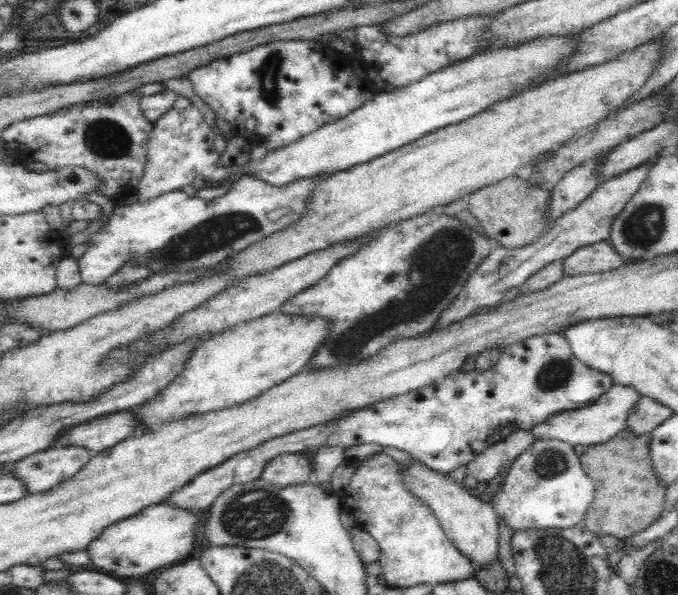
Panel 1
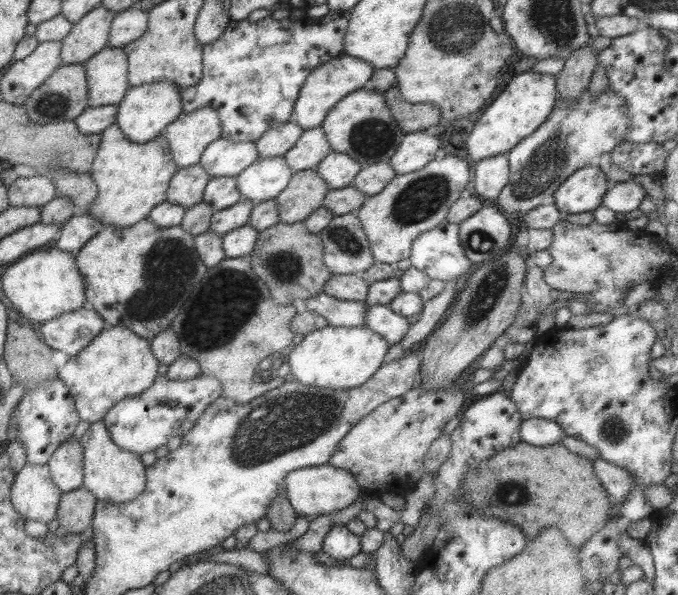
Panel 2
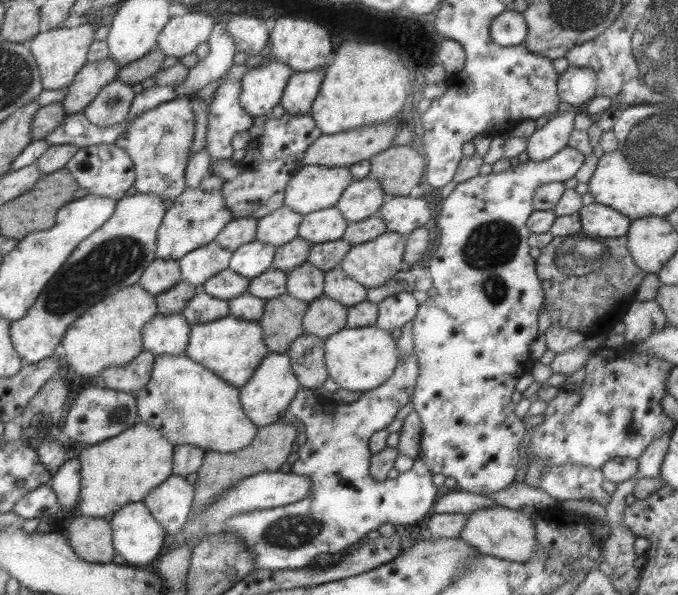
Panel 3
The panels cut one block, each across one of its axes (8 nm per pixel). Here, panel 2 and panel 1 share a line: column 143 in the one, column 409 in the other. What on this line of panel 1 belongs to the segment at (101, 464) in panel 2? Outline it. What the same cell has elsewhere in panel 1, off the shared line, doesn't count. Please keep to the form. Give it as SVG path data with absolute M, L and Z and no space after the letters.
M416 462L411 466L403 466L403 482L407 489L416 493L420 501L432 507L434 515L440 521L450 543L473 564L474 571L488 568L498 562L499 555L499 520L494 514L491 502L483 497L470 495L460 484L445 478L442 474L428 469Z

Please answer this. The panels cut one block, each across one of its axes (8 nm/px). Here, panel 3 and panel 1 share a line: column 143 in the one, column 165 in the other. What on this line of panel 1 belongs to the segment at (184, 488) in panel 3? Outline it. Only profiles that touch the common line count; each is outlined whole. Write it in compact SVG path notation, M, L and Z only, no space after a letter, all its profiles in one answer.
M561 333L535 334L523 338L517 343L506 345L503 348L499 360L493 366L484 370L472 369L466 371L460 367L453 370L430 385L421 386L419 389L408 391L382 400L372 402L368 407L360 408L346 419L334 422L332 425L316 424L304 430L294 430L290 434L284 434L278 438L272 438L260 445L256 444L250 450L244 450L236 455L226 458L224 462L196 474L196 478L190 478L180 489L172 490L167 497L163 498L163 504L184 512L205 511L212 500L224 488L230 488L232 484L244 484L260 479L262 468L272 457L280 454L306 454L306 448L324 448L324 446L342 446L350 448L356 444L380 444L382 447L390 446L410 453L416 461L422 465L437 471L440 474L452 473L457 468L471 462L475 455L486 450L500 440L508 437L508 434L516 430L528 431L538 422L544 422L548 416L558 414L562 410L576 410L590 405L600 398L612 384L614 379L610 375L596 369L591 369L574 356L568 341Z

